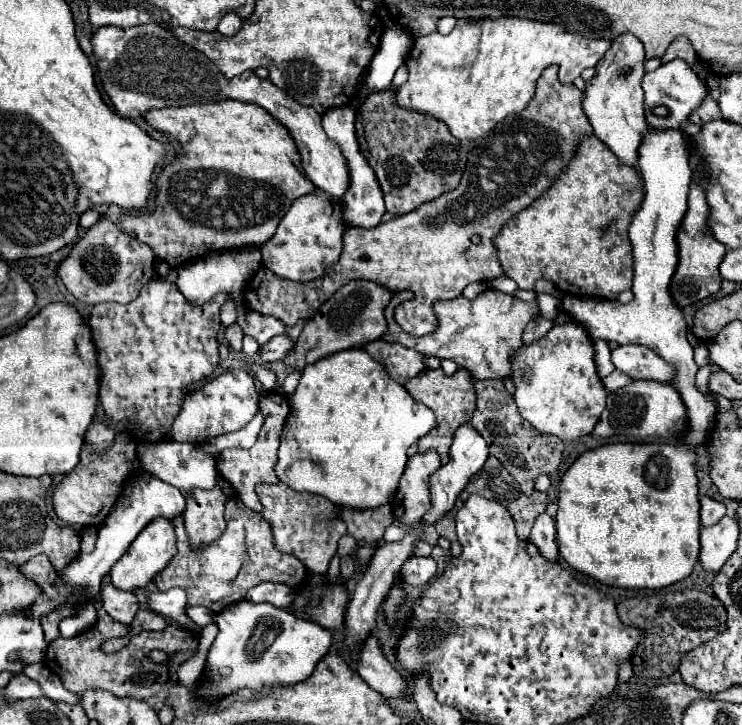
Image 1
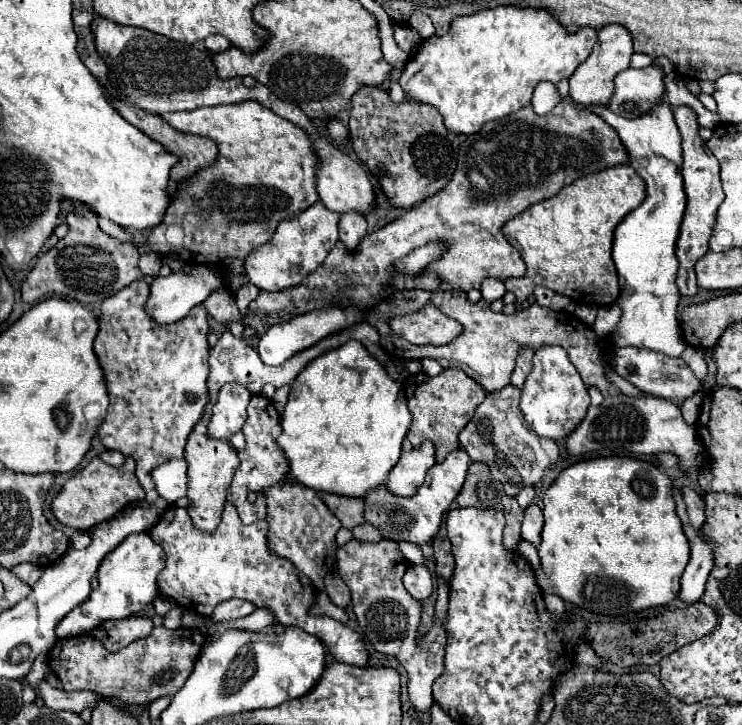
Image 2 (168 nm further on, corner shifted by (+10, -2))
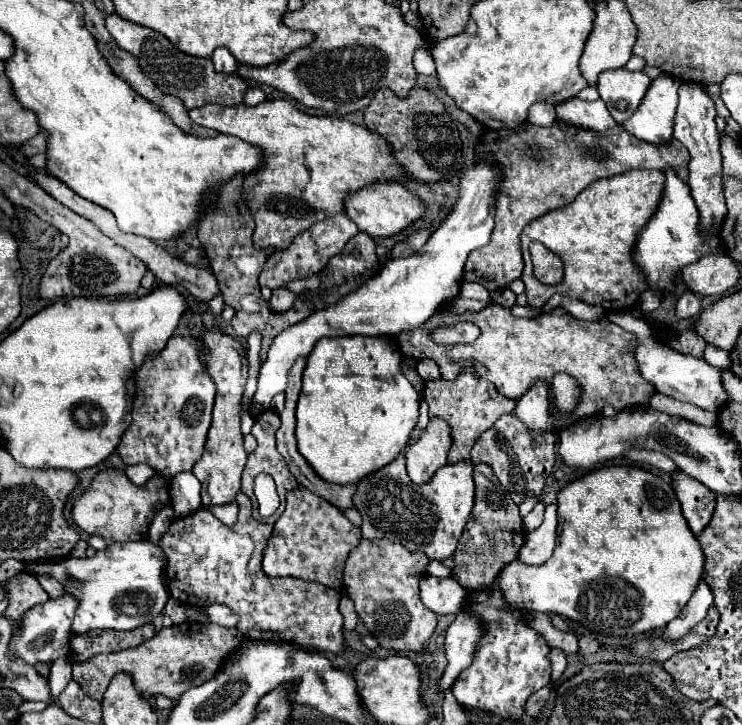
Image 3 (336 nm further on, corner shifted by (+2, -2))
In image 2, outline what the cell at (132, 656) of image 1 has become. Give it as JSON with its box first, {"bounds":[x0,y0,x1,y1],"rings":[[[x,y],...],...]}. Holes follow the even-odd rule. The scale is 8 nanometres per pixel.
{"bounds":[48,627,206,705],"rings":[[[154,627],[146,639],[138,639],[138,641],[130,643],[126,649],[110,653],[98,641],[94,641],[90,635],[80,635],[80,637],[60,639],[56,643],[56,647],[50,651],[48,659],[66,691],[92,691],[106,699],[118,699],[124,705],[146,705],[164,695],[172,697],[186,683],[186,679],[190,677],[190,673],[194,669],[194,661],[200,653],[204,641],[206,641],[206,637],[200,629],[170,631],[166,627]]]}

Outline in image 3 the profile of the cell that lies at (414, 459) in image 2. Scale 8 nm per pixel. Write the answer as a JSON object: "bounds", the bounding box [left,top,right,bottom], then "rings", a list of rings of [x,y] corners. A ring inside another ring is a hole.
{"bounds":[406,421,452,485],"rings":[[[430,421],[422,437],[406,449],[408,477],[416,485],[424,485],[432,479],[436,469],[446,465],[446,455],[452,445],[450,427],[444,421]]]}

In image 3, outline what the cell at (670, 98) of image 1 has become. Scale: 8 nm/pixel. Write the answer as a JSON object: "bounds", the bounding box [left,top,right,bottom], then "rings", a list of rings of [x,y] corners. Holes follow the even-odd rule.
{"bounds":[598,69,652,121],"rings":[[[608,69],[598,77],[600,99],[606,101],[612,117],[616,121],[626,121],[634,115],[642,103],[652,79],[642,71],[628,69]]]}

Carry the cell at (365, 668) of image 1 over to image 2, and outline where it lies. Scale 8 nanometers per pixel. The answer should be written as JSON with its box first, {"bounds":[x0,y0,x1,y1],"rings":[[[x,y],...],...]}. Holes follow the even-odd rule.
{"bounds":[150,501,368,667],"rings":[[[228,501],[224,507],[220,525],[216,527],[216,531],[208,533],[208,531],[200,531],[192,525],[188,509],[184,509],[184,507],[176,509],[176,507],[178,505],[172,505],[170,509],[166,509],[166,513],[162,513],[162,519],[150,529],[150,537],[158,545],[162,545],[162,549],[166,553],[166,567],[158,575],[158,591],[162,597],[168,597],[174,603],[178,603],[180,607],[184,607],[186,611],[198,613],[202,617],[210,617],[214,607],[222,601],[228,601],[234,597],[244,599],[244,601],[254,603],[258,609],[268,609],[276,617],[276,623],[280,623],[284,627],[298,627],[298,629],[304,629],[306,633],[316,635],[328,647],[328,651],[334,655],[336,661],[356,665],[356,667],[368,665],[368,651],[358,633],[354,633],[352,629],[348,629],[346,625],[342,625],[340,621],[334,621],[330,617],[310,615],[310,609],[316,601],[316,589],[314,589],[312,581],[306,575],[302,575],[290,561],[284,561],[282,557],[278,557],[274,553],[268,553],[268,523],[266,520],[244,525],[238,517],[238,511]]]}

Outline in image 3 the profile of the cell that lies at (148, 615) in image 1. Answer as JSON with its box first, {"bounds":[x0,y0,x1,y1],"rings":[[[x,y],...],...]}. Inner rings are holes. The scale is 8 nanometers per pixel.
{"bounds":[70,625,154,661],"rings":[[[140,625],[132,631],[114,631],[114,629],[94,629],[84,635],[72,635],[70,647],[78,653],[78,661],[90,659],[98,653],[116,653],[136,645],[142,645],[146,639],[154,637],[154,625]]]}

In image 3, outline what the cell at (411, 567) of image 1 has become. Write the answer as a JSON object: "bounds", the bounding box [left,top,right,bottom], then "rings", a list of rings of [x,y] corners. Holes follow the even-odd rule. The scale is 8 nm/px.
{"bounds":[420,575,466,615],"rings":[[[432,575],[420,577],[420,599],[434,613],[456,615],[462,609],[466,591],[454,579],[440,579]]]}

